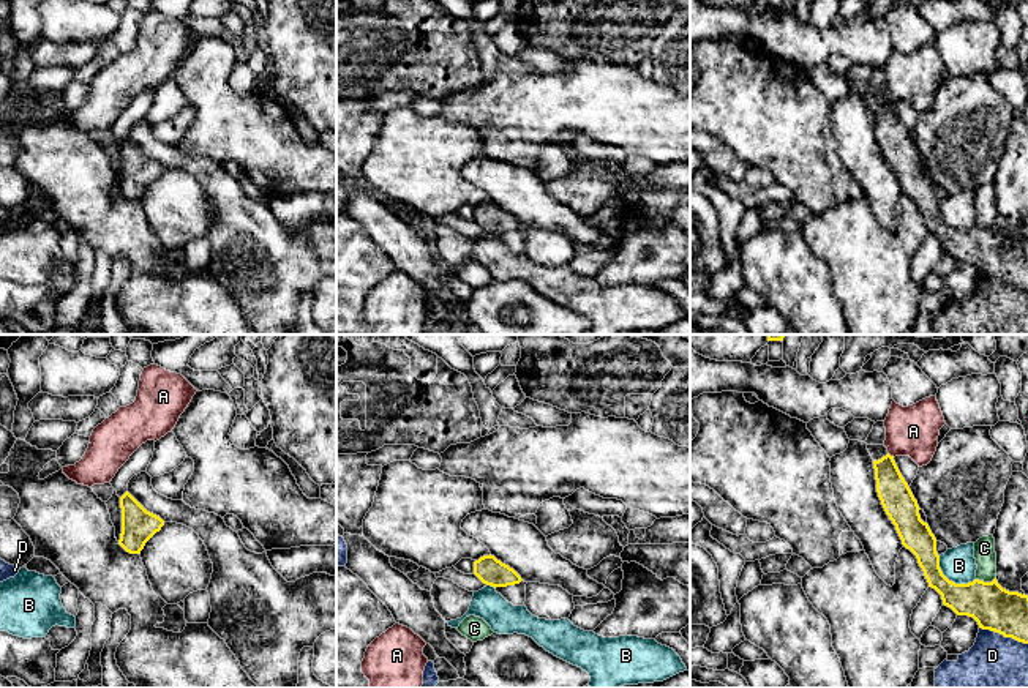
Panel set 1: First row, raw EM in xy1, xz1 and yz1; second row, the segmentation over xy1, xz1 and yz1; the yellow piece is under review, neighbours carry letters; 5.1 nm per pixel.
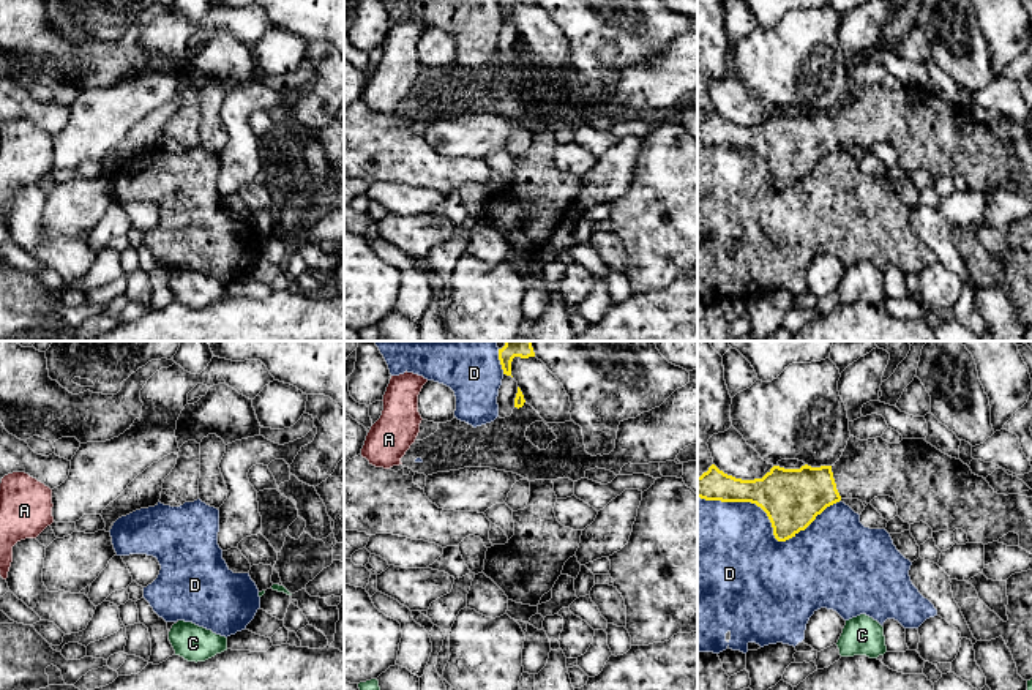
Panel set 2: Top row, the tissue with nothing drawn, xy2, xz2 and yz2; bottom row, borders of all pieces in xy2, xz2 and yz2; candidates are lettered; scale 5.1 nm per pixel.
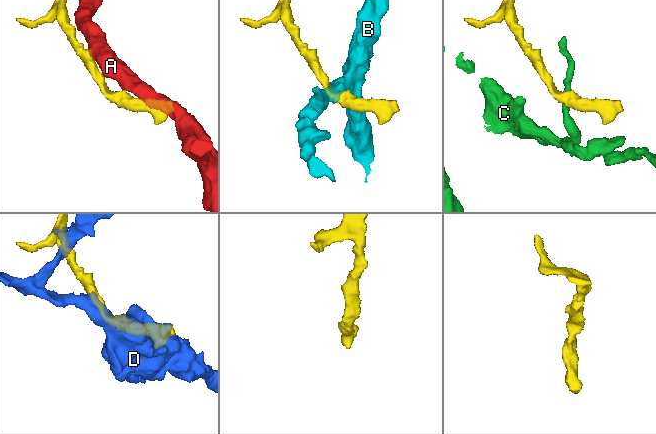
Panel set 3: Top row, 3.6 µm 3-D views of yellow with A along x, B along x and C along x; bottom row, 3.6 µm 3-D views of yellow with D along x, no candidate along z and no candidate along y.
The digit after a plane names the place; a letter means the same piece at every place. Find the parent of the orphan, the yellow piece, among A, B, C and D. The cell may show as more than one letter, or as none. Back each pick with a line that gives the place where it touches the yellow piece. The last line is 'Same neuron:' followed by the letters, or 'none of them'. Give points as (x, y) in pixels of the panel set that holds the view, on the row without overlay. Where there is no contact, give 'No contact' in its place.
Same neuron: none of them

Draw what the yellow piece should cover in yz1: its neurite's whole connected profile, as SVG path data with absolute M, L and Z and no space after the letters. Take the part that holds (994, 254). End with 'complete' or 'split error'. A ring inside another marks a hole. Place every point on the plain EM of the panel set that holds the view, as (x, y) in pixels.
M887 99L873 107L873 115L876 139L886 161L895 172L902 191L916 202L929 234L941 241L943 251L957 262L973 264L982 276L1028 290L1028 241L1003 235L996 224L992 229L949 227L940 215L936 185L929 170L921 166L917 147L894 103Z; complete

